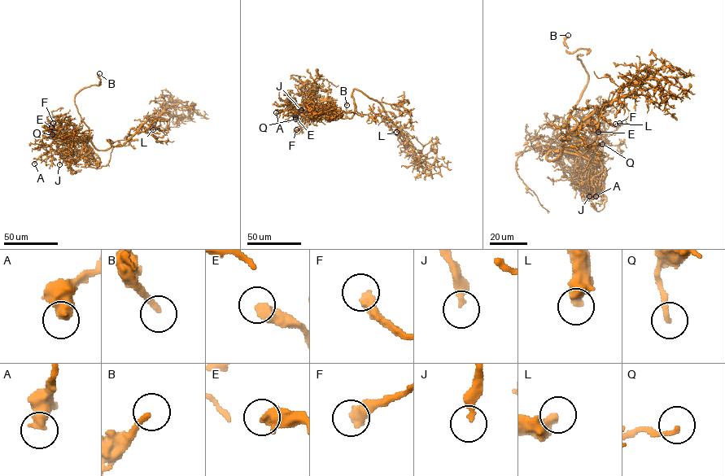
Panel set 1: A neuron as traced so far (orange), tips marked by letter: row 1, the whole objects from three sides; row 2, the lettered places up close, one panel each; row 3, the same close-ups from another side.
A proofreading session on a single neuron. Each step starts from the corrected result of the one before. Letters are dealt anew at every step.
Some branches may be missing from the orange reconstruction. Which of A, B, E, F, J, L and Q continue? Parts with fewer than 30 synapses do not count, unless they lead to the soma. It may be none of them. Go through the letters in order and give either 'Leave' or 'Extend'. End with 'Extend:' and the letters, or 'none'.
A: Leave
B: Extend
E: Extend
F: Leave
J: Extend
L: Leave
Q: Leave
Extend: B, E, J

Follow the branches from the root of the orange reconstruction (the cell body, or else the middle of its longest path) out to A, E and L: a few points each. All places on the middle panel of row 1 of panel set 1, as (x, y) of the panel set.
A: (352, 96), (355, 113), (350, 118), (342, 118), (330, 101), (318, 102), (301, 111), (290, 109), (276, 112)
E: (352, 96), (355, 113), (350, 118), (342, 118), (332, 106), (308, 113), (303, 120), (295, 117)
L: (352, 96), (355, 89), (375, 99), (396, 124), (396, 132)

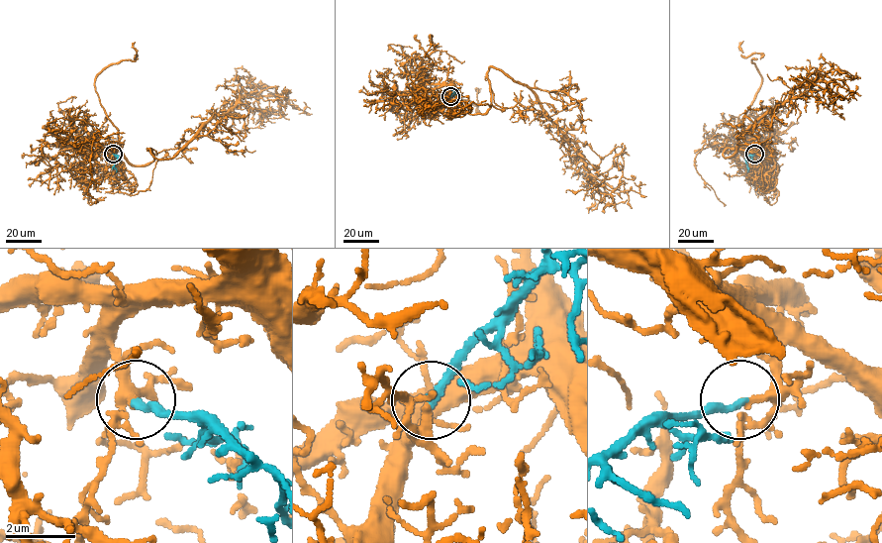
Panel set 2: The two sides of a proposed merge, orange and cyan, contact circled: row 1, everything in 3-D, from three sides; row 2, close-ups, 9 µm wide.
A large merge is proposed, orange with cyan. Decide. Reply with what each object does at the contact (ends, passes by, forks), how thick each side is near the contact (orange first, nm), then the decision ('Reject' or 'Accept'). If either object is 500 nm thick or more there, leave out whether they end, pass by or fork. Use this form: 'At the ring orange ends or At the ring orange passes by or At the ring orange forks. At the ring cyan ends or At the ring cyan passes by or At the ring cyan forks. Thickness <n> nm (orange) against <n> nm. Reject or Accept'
At the ring orange forks. At the ring cyan ends. Thickness 140 nm (orange) against 240 nm. Accept

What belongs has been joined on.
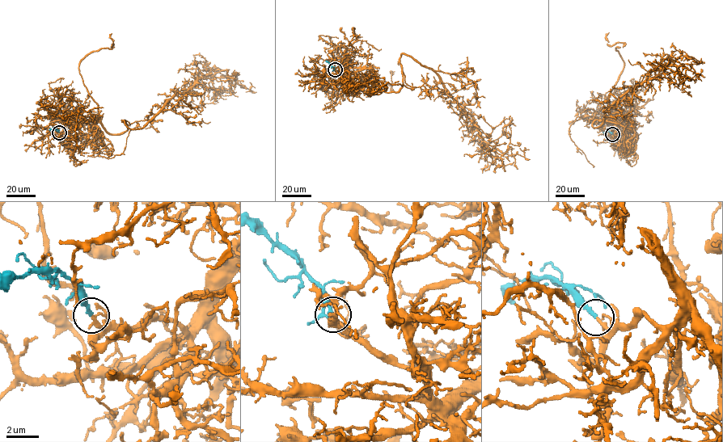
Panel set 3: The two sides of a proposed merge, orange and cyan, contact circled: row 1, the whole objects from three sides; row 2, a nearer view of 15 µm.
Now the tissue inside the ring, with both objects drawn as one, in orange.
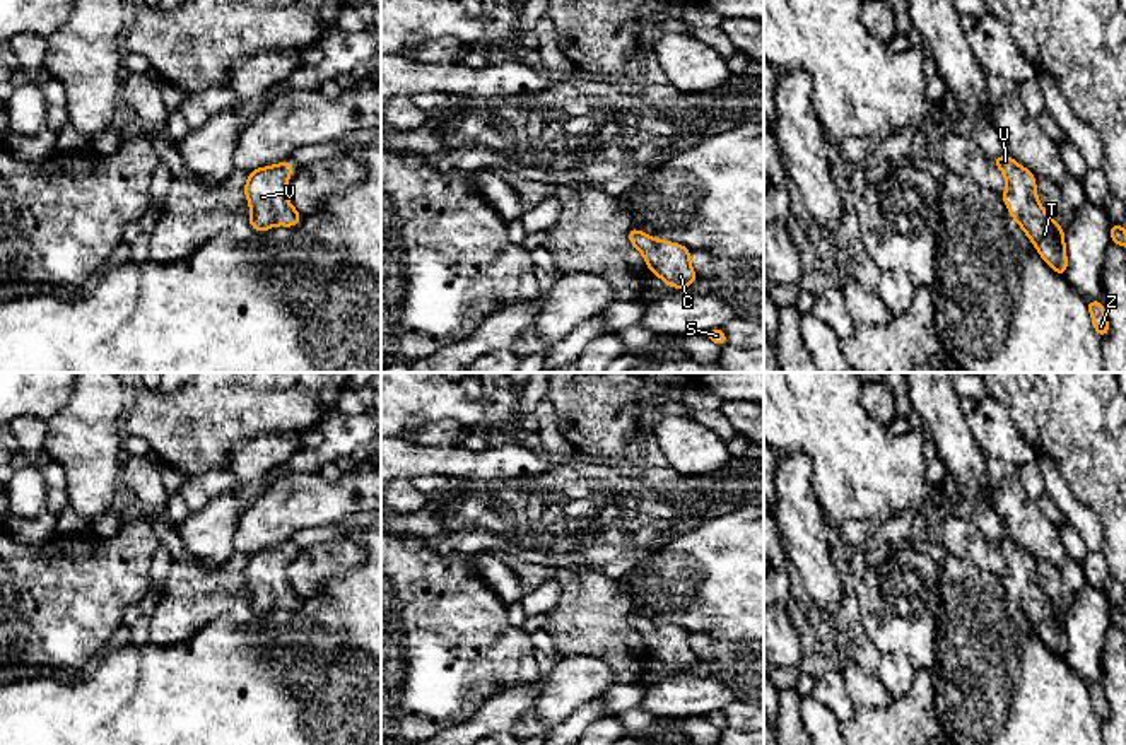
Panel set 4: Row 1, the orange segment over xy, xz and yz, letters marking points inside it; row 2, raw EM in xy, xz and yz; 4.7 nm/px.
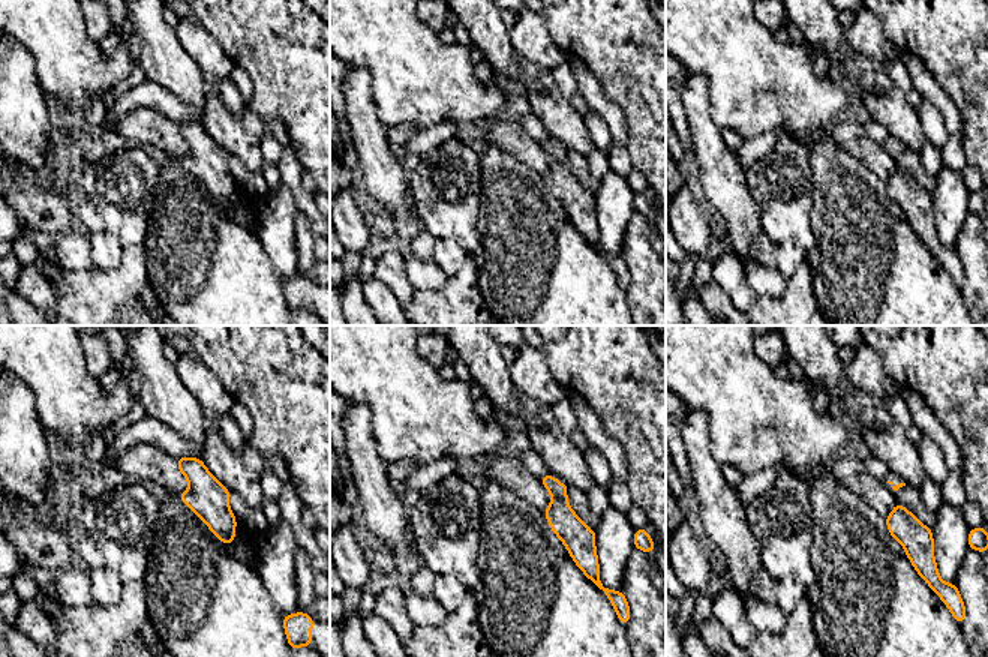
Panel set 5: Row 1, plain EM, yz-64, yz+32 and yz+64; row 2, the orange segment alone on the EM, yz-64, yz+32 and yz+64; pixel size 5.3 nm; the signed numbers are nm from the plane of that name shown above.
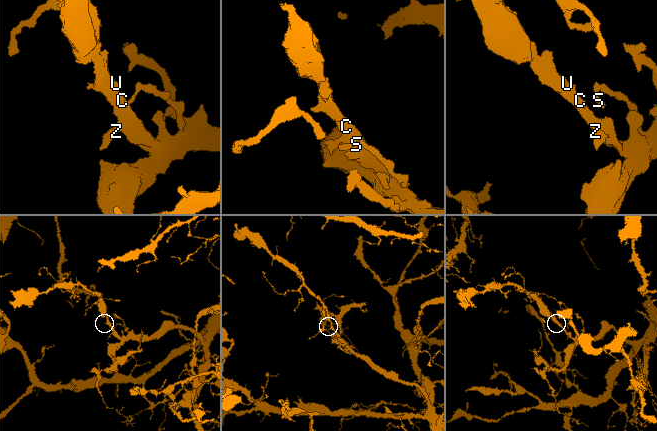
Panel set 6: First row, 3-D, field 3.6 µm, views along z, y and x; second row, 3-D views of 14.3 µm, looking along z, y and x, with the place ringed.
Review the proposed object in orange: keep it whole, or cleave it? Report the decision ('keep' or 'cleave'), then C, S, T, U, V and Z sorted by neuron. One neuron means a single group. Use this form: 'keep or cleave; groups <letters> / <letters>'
keep; groups C S T U V Z

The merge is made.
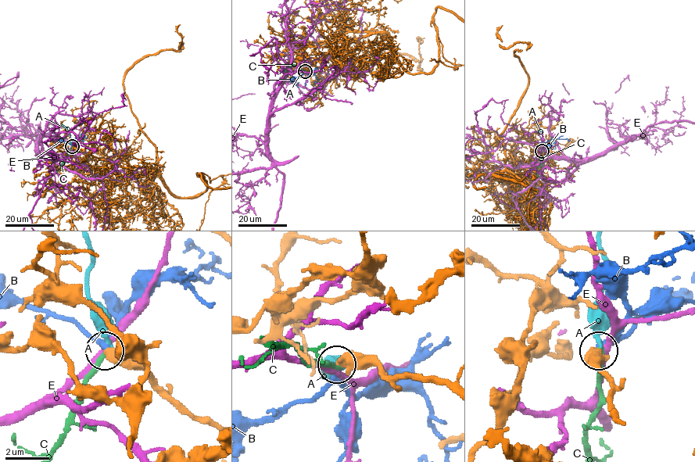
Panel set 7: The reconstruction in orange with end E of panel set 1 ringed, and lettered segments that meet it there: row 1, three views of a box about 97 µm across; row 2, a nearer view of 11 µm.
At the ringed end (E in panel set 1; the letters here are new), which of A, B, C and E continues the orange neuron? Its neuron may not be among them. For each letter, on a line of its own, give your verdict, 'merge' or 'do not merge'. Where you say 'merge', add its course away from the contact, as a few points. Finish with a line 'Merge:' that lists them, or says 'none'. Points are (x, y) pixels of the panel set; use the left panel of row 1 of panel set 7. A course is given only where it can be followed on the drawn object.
A: do not merge
B: merge; course (72, 145), (79, 137), (84, 135), (82, 137)
C: do not merge
E: do not merge
Merge: B

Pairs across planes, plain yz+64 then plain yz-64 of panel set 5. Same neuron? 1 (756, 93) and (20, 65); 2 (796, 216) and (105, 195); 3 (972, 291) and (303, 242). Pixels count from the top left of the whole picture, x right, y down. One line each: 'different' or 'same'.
1: different
2: same
3: same

